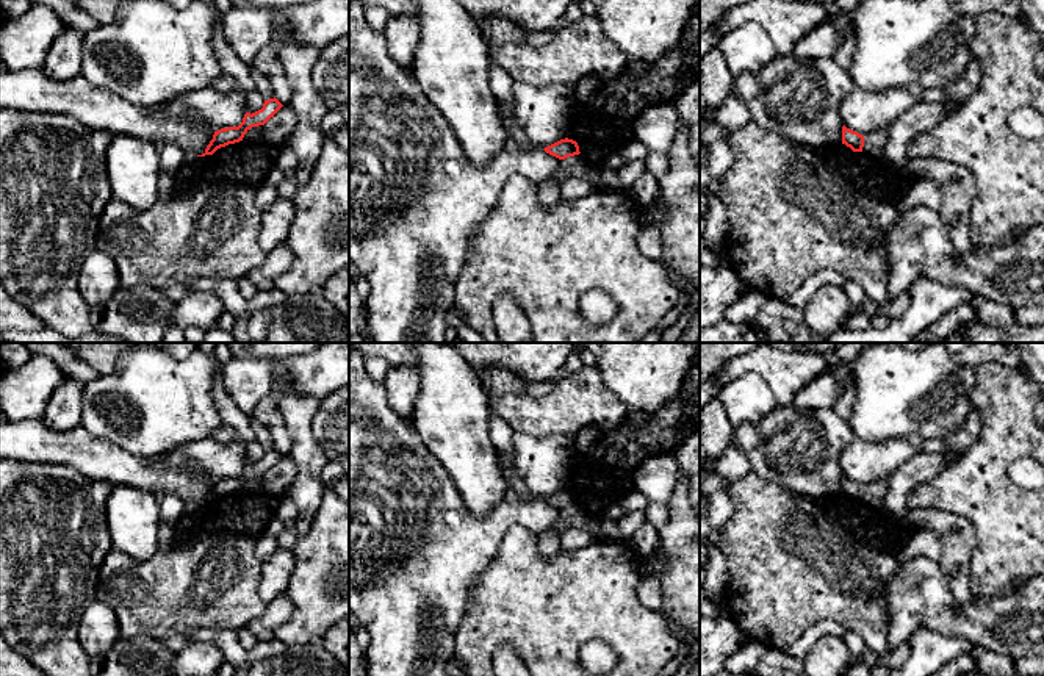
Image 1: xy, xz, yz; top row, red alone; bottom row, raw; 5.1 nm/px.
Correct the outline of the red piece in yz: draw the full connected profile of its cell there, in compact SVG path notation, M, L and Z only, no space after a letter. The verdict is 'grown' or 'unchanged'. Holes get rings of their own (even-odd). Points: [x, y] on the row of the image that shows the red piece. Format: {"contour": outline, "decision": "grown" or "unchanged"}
{"contour": "M842 127L842 144L850 147L853 152L864 152L875 161L884 161L884 146L887 142L891 133L891 127L884 127L880 130L872 131L867 136L859 135L858 131L853 131Z", "decision": "grown"}

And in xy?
{"contour": "M274 97L265 100L263 108L255 113L246 113L238 127L227 127L214 131L205 152L197 156L213 155L218 149L243 141L244 135L258 125L265 125L283 105Z", "decision": "unchanged"}

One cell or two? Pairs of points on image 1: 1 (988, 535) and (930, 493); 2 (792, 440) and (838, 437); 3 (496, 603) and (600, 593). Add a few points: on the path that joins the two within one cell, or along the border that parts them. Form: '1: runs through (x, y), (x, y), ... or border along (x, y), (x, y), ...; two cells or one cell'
1: runs through (980, 518), (955, 493), (947, 493); one cell
2: runs through (803, 440), (827, 437); one cell
3: runs through (522, 603), (562, 603), (575, 596); one cell

